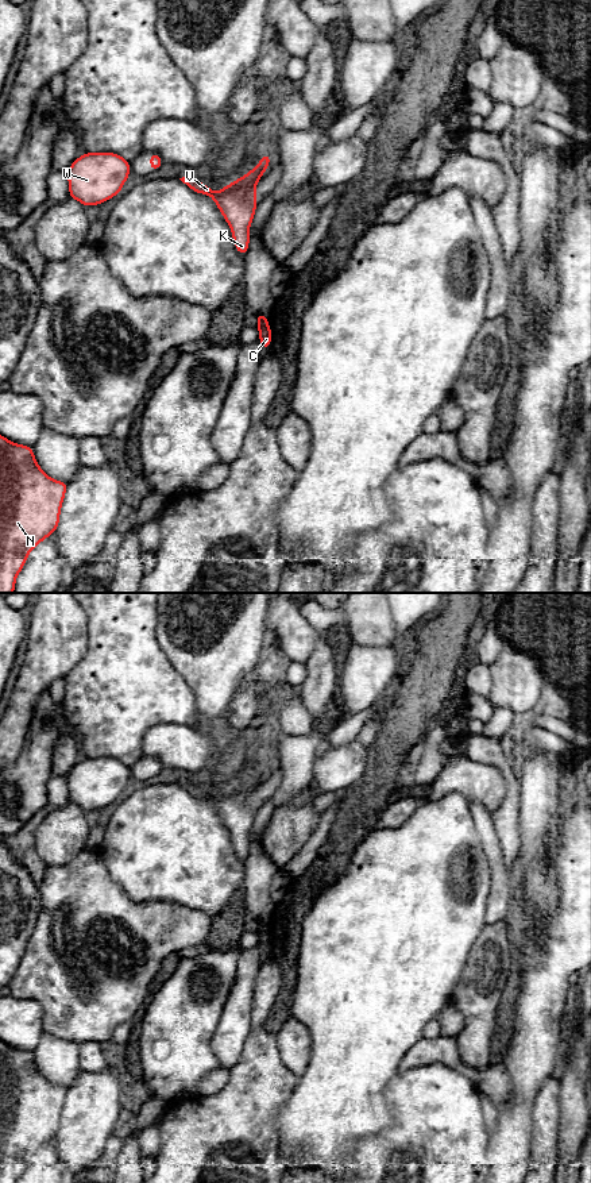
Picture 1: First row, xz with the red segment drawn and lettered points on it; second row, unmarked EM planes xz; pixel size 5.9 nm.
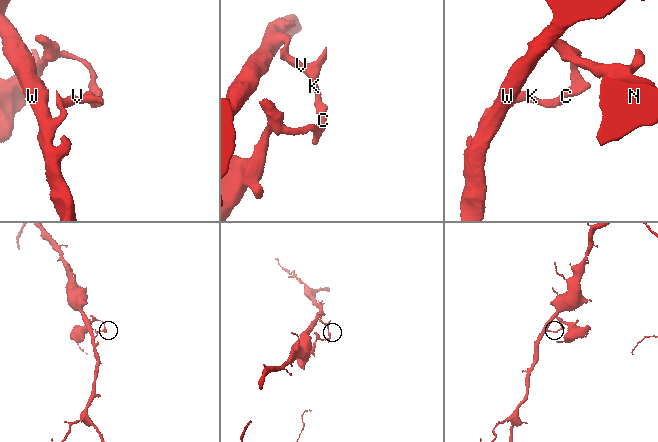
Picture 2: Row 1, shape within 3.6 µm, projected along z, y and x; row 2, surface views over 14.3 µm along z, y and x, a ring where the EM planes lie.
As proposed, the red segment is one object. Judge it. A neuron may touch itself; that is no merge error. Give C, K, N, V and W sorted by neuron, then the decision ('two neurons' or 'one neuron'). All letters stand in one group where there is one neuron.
groups C N / K V W; two neurons

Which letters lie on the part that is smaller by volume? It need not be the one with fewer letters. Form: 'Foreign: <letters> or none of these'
Foreign: C, N

